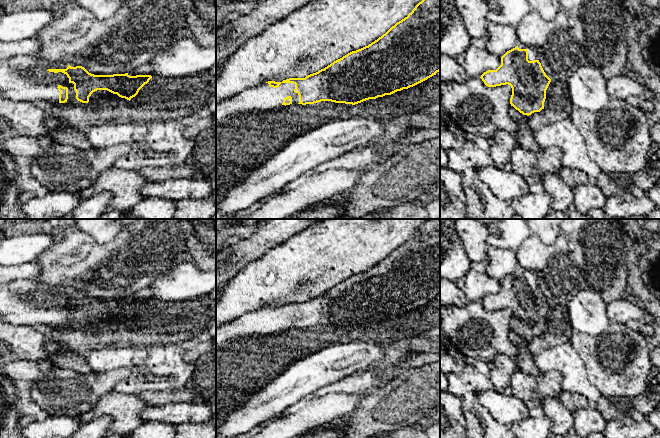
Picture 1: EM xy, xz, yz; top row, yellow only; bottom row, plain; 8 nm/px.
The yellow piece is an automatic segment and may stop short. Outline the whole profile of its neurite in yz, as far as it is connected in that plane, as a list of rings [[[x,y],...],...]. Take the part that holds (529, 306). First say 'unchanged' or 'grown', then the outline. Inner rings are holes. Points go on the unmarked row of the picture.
grown; [[[519,266],[515,272],[507,275],[501,281],[501,289],[496,294],[488,294],[480,302],[488,311],[510,309],[512,312],[510,328],[523,339],[529,340],[534,336],[540,336],[544,333],[546,314],[551,303],[544,296],[541,287],[537,283],[538,279],[538,272]]]

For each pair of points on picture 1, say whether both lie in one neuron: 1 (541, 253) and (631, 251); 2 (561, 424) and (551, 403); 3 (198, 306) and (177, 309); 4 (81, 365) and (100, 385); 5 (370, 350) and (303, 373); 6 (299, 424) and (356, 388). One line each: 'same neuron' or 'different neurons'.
1: same neuron
2: same neuron
3: same neuron
4: different neurons
5: same neuron
6: same neuron

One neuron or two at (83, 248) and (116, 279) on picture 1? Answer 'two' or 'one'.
one

